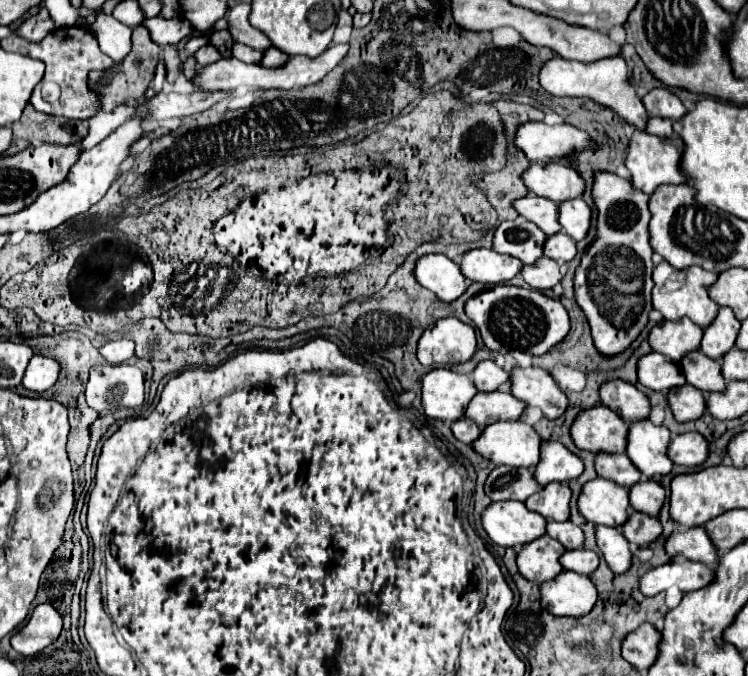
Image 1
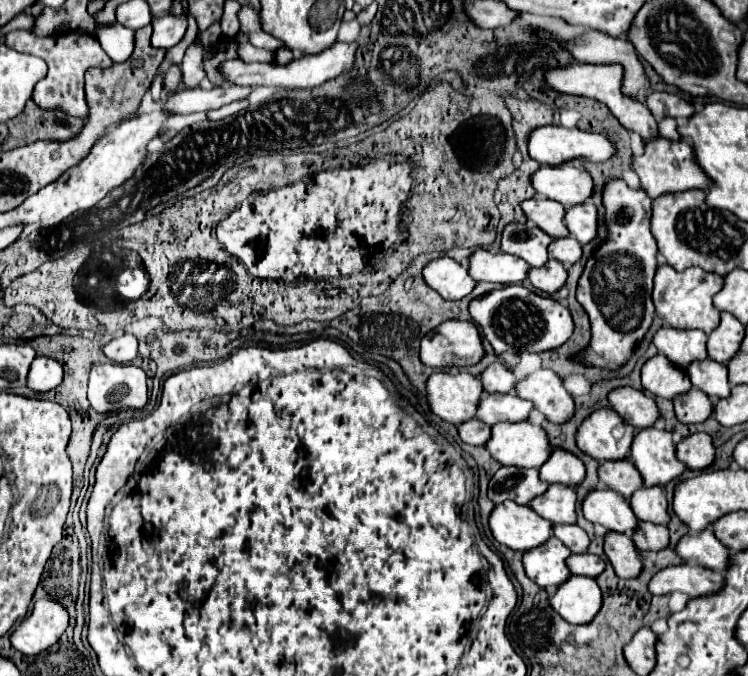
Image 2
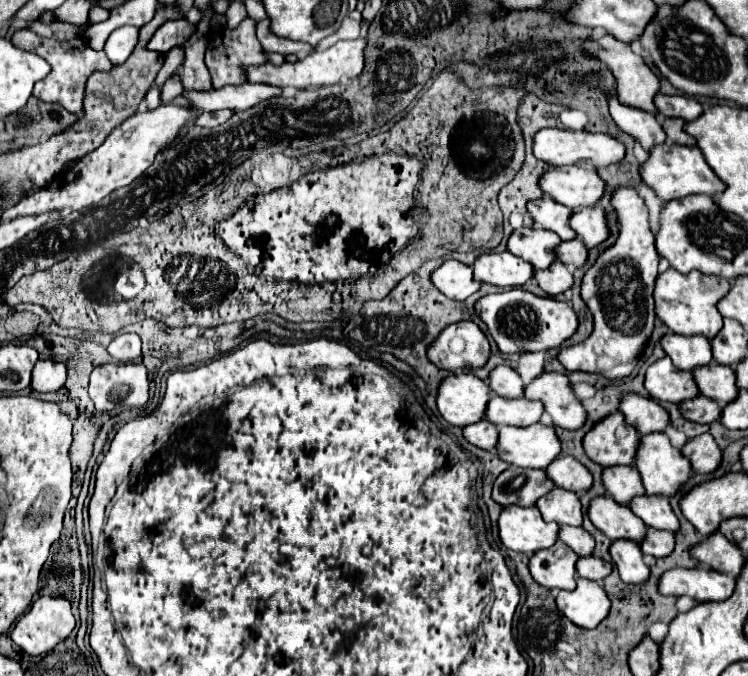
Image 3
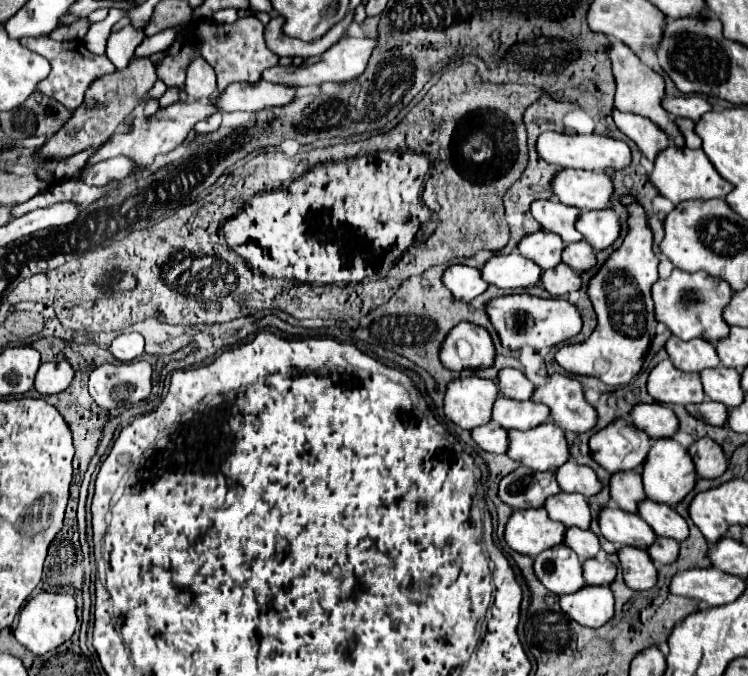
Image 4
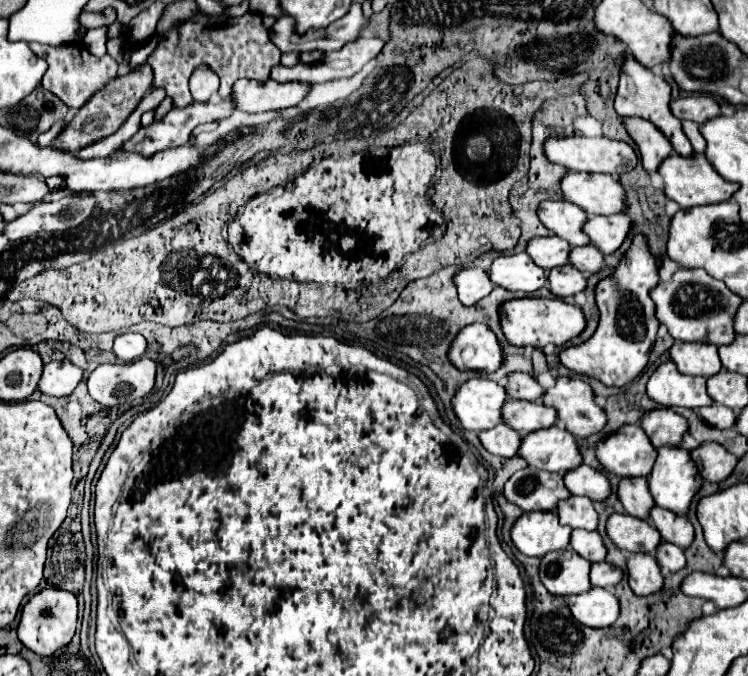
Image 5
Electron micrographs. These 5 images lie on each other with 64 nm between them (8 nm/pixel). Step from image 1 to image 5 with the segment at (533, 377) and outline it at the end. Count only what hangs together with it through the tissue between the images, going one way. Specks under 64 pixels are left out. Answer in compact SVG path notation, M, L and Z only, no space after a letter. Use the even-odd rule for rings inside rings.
M558 378L556 386L546 390L544 404L556 408L558 422L578 438L588 438L592 434L598 434L608 420L606 412L594 402L594 390L584 380L578 380L578 378Z

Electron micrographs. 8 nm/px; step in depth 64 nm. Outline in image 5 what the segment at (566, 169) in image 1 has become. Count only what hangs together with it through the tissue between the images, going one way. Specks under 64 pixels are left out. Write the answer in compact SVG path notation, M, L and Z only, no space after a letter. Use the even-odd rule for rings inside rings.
M568 172L562 180L564 198L578 204L590 216L612 216L626 212L626 190L618 176Z

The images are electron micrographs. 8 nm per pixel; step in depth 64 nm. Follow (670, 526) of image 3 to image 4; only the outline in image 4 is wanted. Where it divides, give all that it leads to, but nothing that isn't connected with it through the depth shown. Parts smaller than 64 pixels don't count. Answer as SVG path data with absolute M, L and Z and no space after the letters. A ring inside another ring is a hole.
M644 500L644 504L640 504L640 516L654 528L658 536L674 538L678 542L684 542L688 538L688 524L674 508Z

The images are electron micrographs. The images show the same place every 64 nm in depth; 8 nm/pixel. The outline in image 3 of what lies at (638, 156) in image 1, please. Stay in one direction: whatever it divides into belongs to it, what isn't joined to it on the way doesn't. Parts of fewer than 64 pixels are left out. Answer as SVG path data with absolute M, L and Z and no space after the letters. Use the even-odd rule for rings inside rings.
M660 144L658 148L652 148L648 162L640 168L642 180L666 202L678 200L690 194L706 194L706 196L718 196L726 190L726 184L712 172L708 162L704 160L704 154L696 146L666 146Z

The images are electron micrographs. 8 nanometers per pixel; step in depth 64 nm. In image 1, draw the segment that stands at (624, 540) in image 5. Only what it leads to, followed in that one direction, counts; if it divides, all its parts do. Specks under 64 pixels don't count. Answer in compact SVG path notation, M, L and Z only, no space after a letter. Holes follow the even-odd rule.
M600 478L582 486L578 508L588 522L612 528L622 528L630 518L628 492L624 492L624 488L616 488L610 480Z

